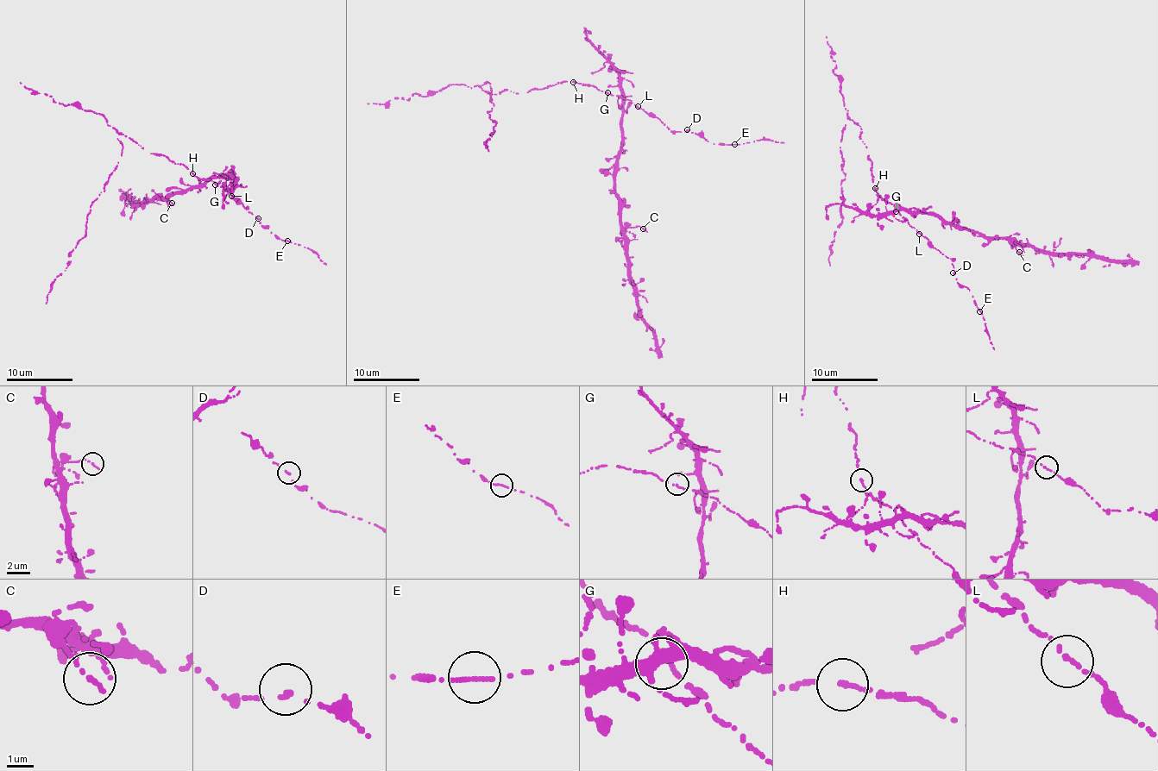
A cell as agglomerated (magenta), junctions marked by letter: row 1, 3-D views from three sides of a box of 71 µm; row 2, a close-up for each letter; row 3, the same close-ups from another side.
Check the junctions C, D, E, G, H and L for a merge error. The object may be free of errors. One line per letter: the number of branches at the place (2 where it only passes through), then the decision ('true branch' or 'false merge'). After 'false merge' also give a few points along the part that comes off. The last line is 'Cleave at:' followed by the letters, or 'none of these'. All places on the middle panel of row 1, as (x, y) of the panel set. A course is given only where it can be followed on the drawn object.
C: branches 1; true branch
D: branches 2; true branch
E: branches 2; true branch
G: branches 1; true branch
H: branches 2; false merge; course (573, 81), (497, 95), (480, 86), (488, 81), (491, 86), (487, 113), (496, 122), (485, 143), (488, 150)
L: branches 2; true branch
Cleave at: H

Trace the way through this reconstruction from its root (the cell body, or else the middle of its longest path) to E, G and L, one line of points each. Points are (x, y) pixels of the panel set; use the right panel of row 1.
E: (879, 196), (895, 206), (916, 232), (953, 260), (957, 282), (969, 290), (979, 311)
G: (879, 196), (895, 206), (896, 211)
L: (879, 196), (895, 206), (919, 234)

